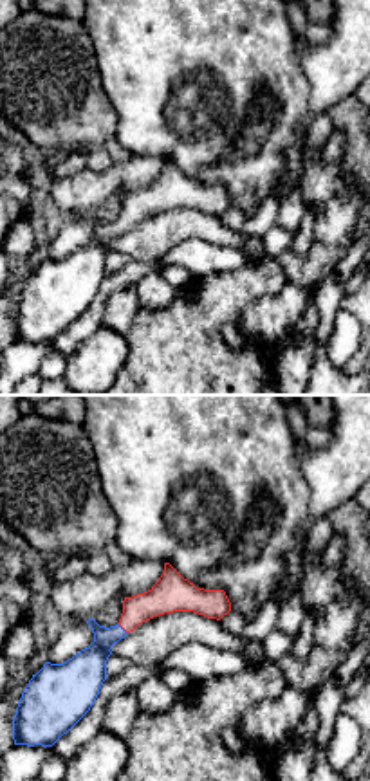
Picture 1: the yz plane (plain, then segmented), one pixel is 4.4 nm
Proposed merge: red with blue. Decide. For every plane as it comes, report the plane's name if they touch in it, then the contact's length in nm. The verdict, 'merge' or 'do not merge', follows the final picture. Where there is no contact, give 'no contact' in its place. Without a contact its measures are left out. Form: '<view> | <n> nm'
yz | 70 nm

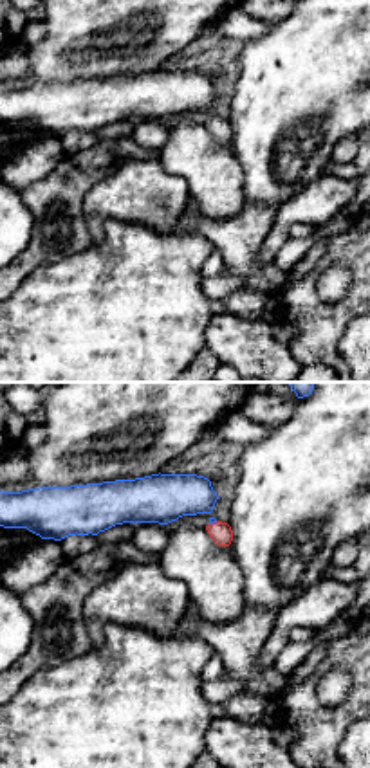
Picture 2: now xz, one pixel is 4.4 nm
xz | 40 nm

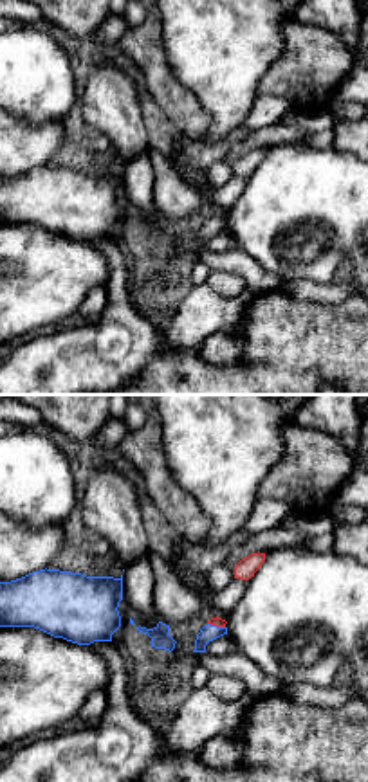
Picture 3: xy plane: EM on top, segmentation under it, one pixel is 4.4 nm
xy | 80 nm

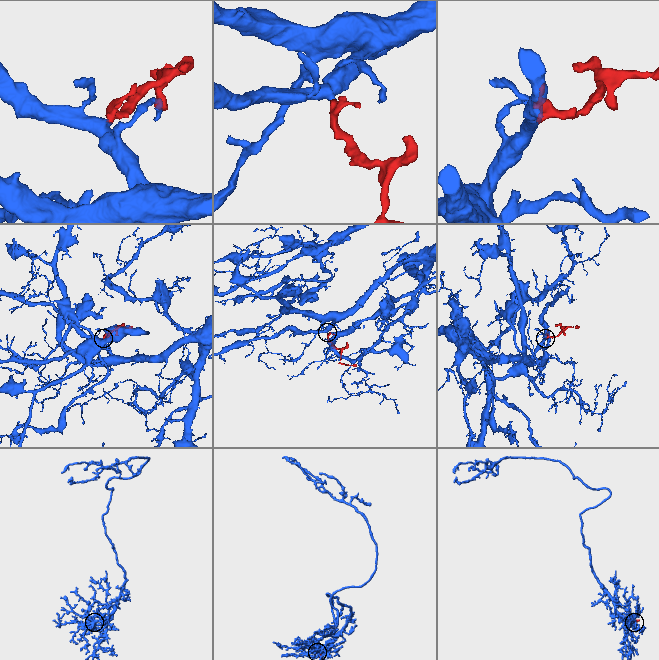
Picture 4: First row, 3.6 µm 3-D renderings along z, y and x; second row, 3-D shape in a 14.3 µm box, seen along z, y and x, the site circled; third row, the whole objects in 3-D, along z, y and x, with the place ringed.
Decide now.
merge

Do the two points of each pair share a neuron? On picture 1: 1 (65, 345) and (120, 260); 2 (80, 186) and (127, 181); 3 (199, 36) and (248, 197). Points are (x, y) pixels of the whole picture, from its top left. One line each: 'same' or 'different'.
1: different
2: same
3: same

